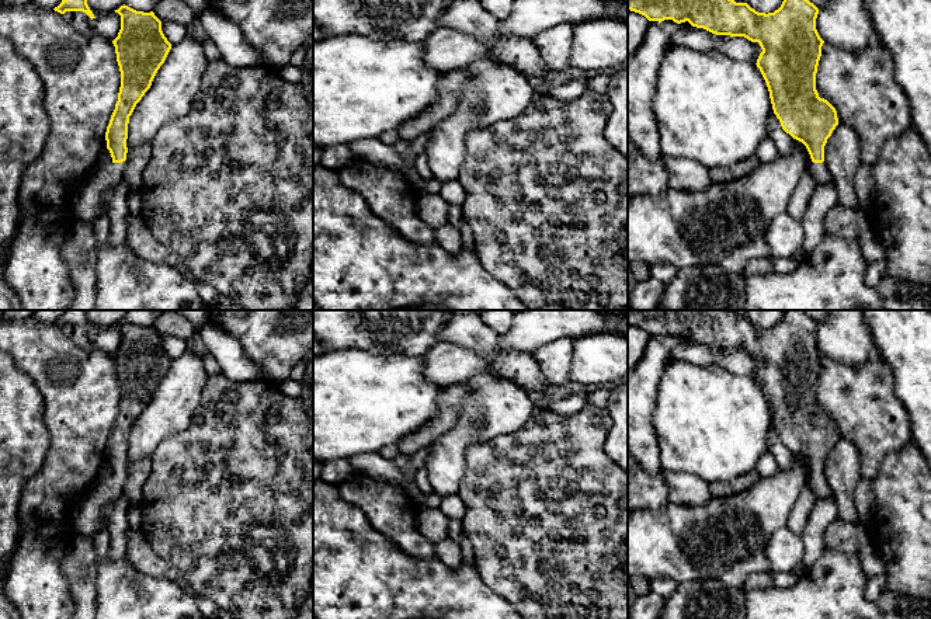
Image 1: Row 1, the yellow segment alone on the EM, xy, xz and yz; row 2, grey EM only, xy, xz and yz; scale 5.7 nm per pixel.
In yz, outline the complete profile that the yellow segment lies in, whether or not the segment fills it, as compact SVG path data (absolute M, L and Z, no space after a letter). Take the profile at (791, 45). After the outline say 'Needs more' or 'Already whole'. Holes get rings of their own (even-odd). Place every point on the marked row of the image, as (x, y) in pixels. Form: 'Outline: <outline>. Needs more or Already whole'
Outline: M628 0L628 10L645 15L649 21L688 21L716 35L744 36L758 42L762 52L757 59L782 129L802 142L812 159L809 168L816 184L834 184L824 161L824 146L838 125L836 108L816 90L816 73L824 41L816 29L819 8L809 0L784 0L774 13L758 13L747 3L734 0Z. Needs more

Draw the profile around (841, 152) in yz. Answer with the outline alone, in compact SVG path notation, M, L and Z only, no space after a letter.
M836 126L824 146L823 163L833 175L838 204L861 212L866 227L871 227L871 205L861 205L854 191L855 171L859 166L859 139L851 126Z

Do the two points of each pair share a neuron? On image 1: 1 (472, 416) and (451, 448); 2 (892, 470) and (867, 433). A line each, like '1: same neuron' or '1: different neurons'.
1: same neuron
2: different neurons

